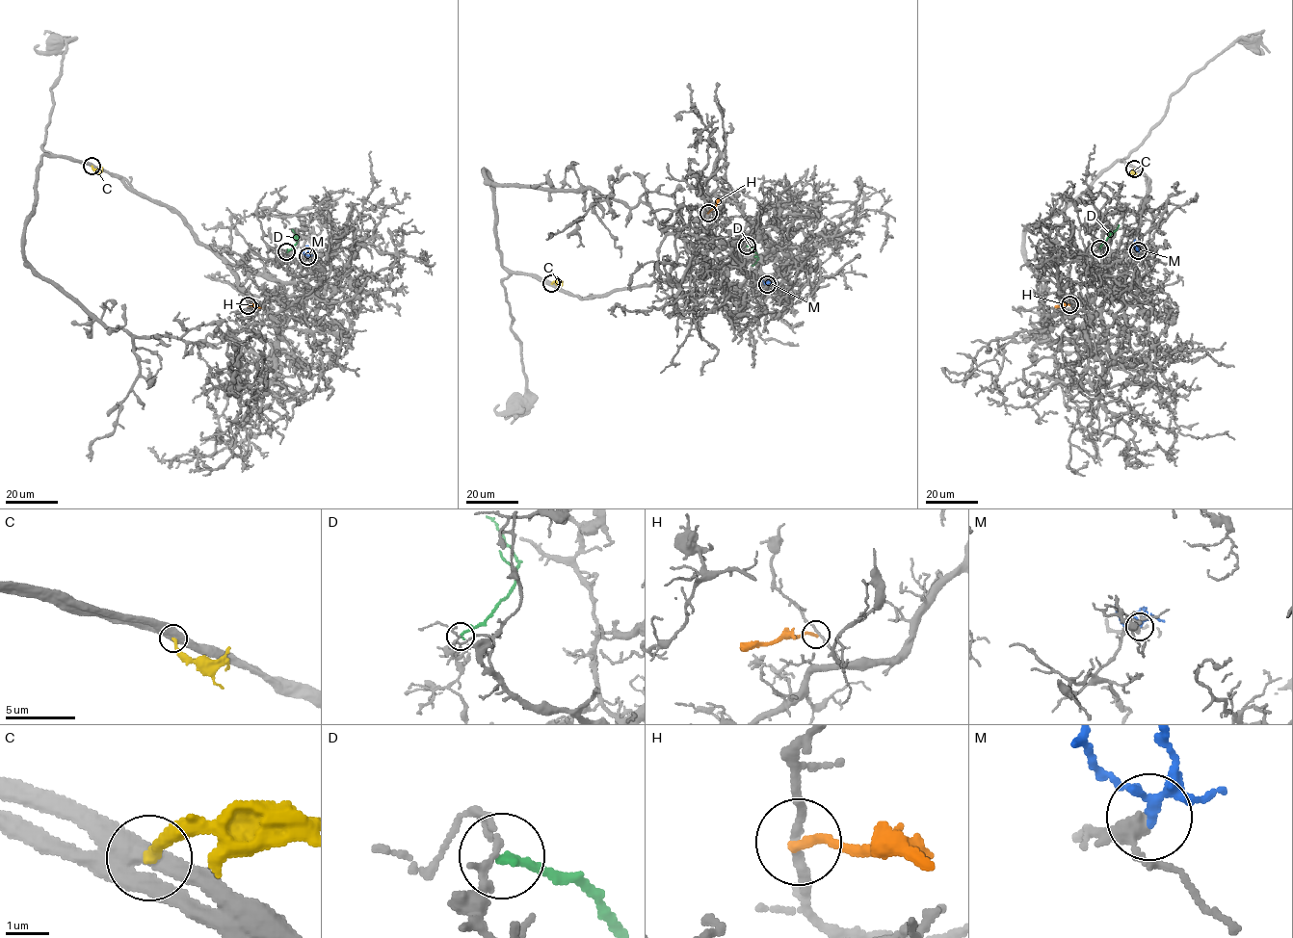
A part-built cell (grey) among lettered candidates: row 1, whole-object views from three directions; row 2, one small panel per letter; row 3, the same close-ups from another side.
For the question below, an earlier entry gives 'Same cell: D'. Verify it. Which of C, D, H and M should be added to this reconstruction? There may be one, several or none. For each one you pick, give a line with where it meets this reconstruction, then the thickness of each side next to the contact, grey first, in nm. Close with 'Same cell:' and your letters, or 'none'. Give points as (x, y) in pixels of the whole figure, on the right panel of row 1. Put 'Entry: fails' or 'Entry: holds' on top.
Entry: fails
M: meets grey at (1138, 250); 320 nm thick on the grey side, 190 nm on the other
Same cell: M

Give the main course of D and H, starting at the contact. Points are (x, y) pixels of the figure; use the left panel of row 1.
D: (286, 251), (298, 238), (291, 229)
H: (248, 305), (260, 308)

